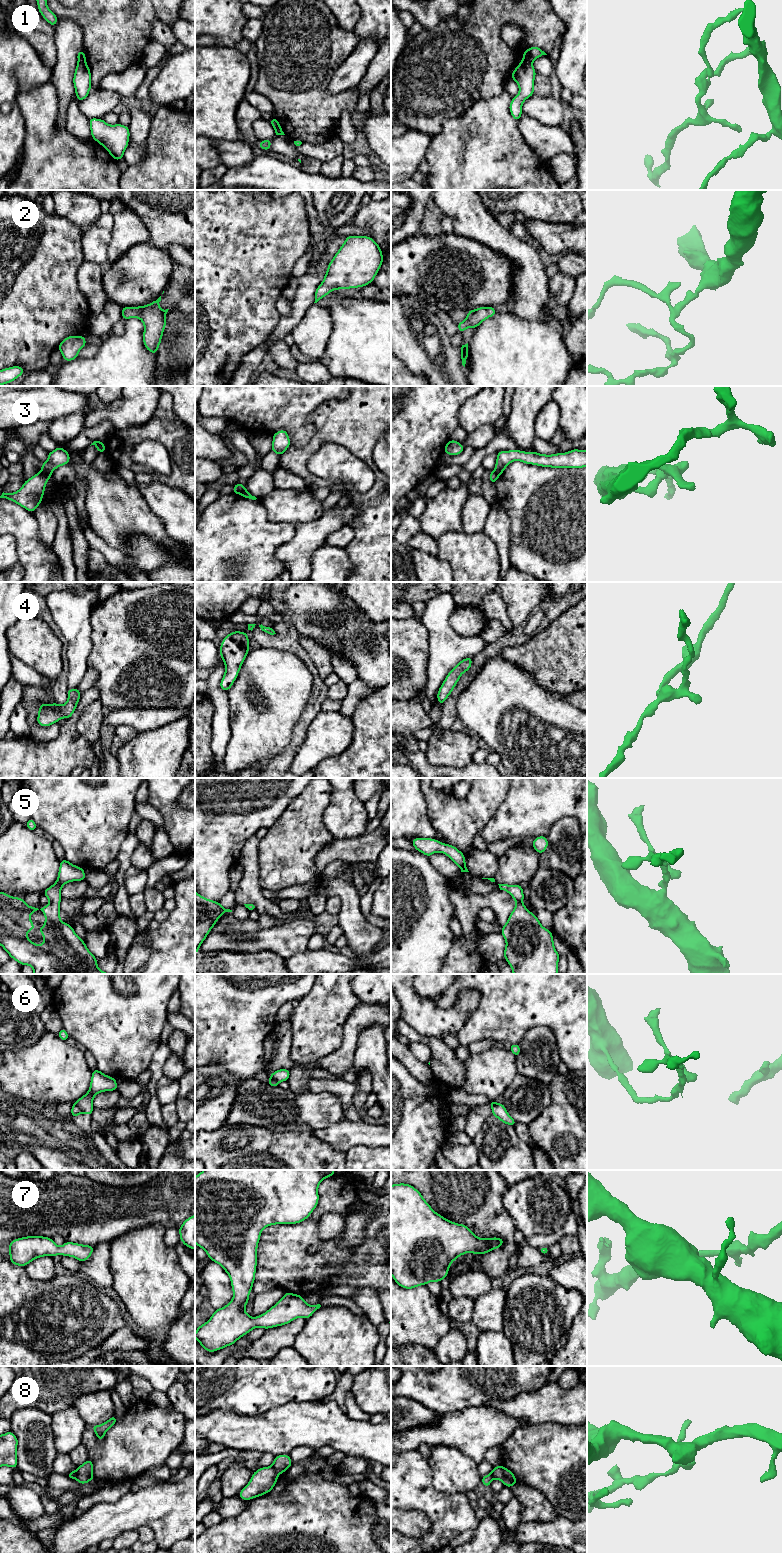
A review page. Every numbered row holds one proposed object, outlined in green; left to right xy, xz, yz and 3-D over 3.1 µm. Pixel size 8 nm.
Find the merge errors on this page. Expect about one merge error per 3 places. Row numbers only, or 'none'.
1, 3, 6, 8

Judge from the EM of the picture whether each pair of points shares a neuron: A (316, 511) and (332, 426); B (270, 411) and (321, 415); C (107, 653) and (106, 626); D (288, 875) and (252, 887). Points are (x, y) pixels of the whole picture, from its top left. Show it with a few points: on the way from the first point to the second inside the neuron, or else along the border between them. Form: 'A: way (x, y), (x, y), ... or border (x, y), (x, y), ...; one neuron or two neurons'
A: border (308, 486), (314, 490); two neurons
B: border (330, 399), (309, 418), (314, 427), (312, 438); two neurons
C: way (107, 646), (107, 633); one neuron
D: border (259, 861), (259, 885), (262, 888); two neurons

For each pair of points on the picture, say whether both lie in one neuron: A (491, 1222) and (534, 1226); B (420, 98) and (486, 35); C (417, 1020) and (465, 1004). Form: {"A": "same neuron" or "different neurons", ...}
{"A": "different neurons", "B": "same neuron", "C": "same neuron"}

